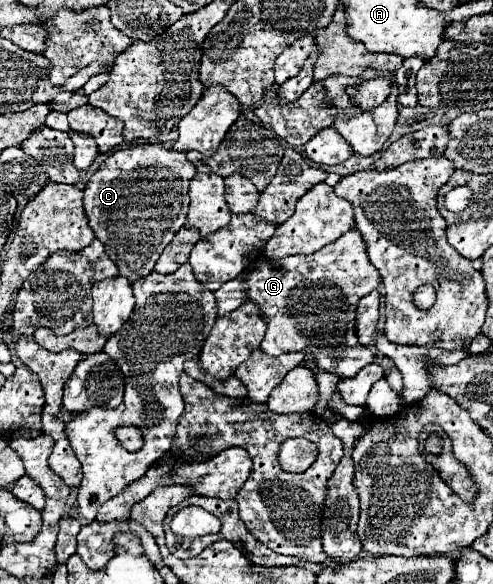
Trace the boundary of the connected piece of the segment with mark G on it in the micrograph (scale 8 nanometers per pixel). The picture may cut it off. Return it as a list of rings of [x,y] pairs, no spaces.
[[[350,229],[334,243],[314,255],[294,255],[284,259],[258,259],[258,267],[244,273],[248,301],[260,309],[268,325],[262,351],[276,355],[276,345],[292,345],[292,335],[310,335],[308,347],[320,371],[338,377],[354,377],[364,365],[376,361],[374,349],[356,339],[354,317],[358,301],[382,281],[378,269],[366,257],[366,243],[358,229]]]

